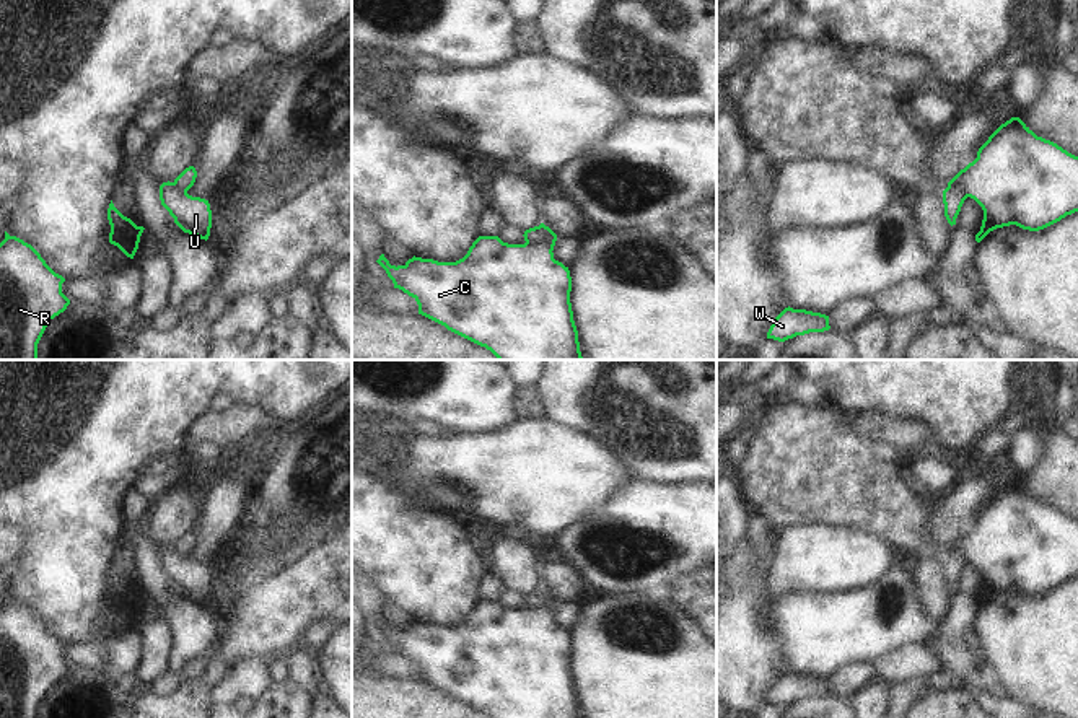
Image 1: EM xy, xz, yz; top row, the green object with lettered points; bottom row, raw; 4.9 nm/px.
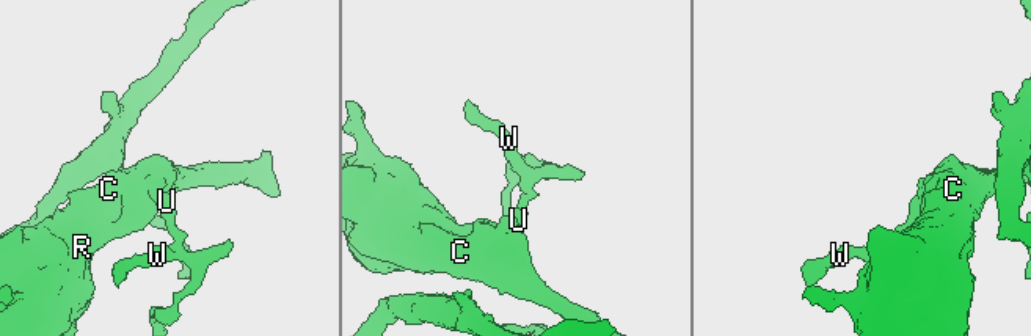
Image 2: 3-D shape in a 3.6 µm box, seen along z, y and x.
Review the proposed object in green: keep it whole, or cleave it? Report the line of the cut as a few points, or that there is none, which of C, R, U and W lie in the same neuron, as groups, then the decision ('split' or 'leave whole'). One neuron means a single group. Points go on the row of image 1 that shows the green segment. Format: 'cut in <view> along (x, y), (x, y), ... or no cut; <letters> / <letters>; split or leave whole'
cut in xz along (546, 227), (541, 240), (526, 243); C R / U W; split

